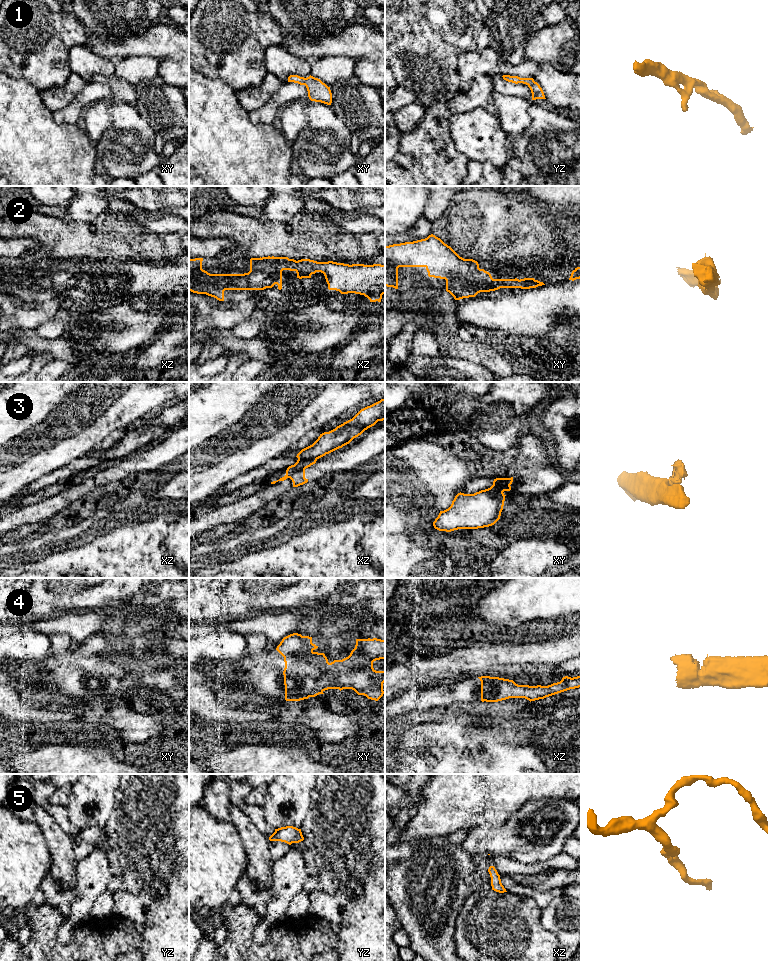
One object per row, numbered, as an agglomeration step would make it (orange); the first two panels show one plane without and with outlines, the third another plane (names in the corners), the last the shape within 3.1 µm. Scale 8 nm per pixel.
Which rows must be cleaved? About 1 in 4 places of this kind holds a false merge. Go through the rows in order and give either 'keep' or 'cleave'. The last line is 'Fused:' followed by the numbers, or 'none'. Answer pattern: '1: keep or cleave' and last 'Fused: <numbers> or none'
1: keep
2: keep
3: cleave
4: keep
5: keep
Fused: 3

